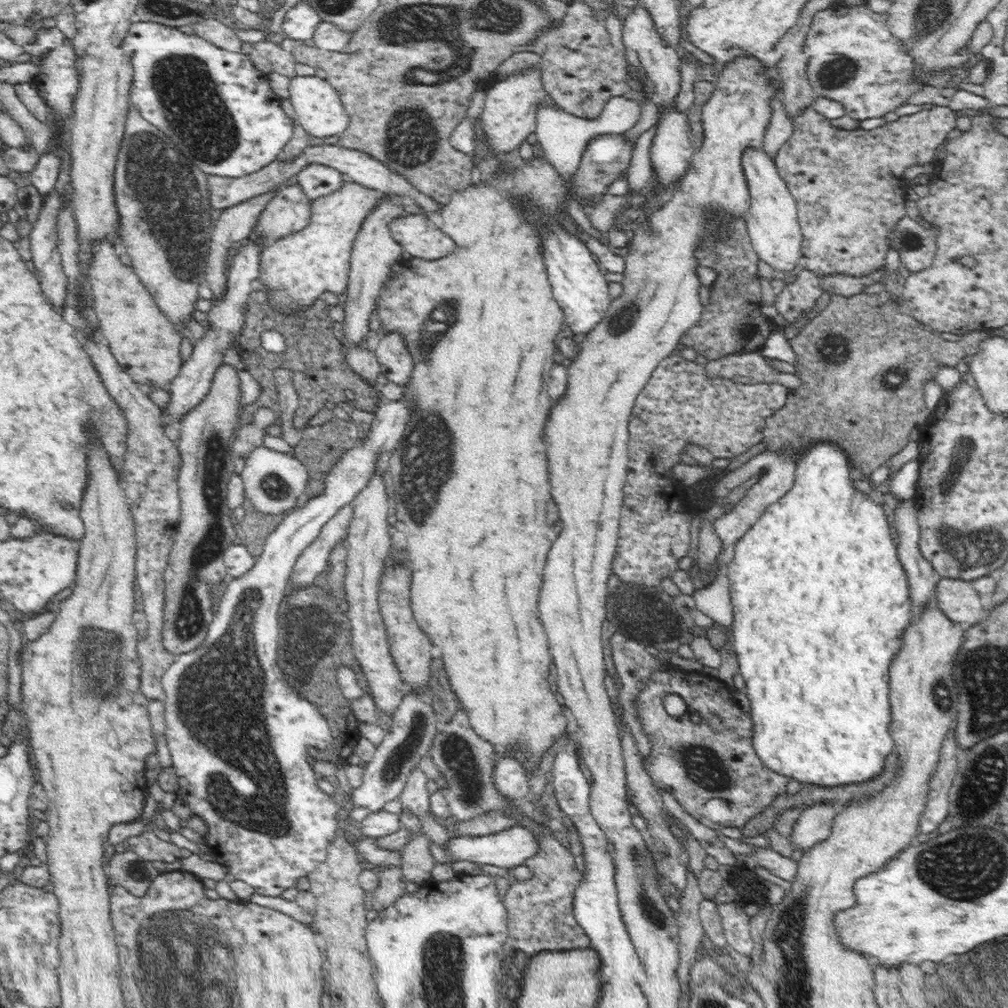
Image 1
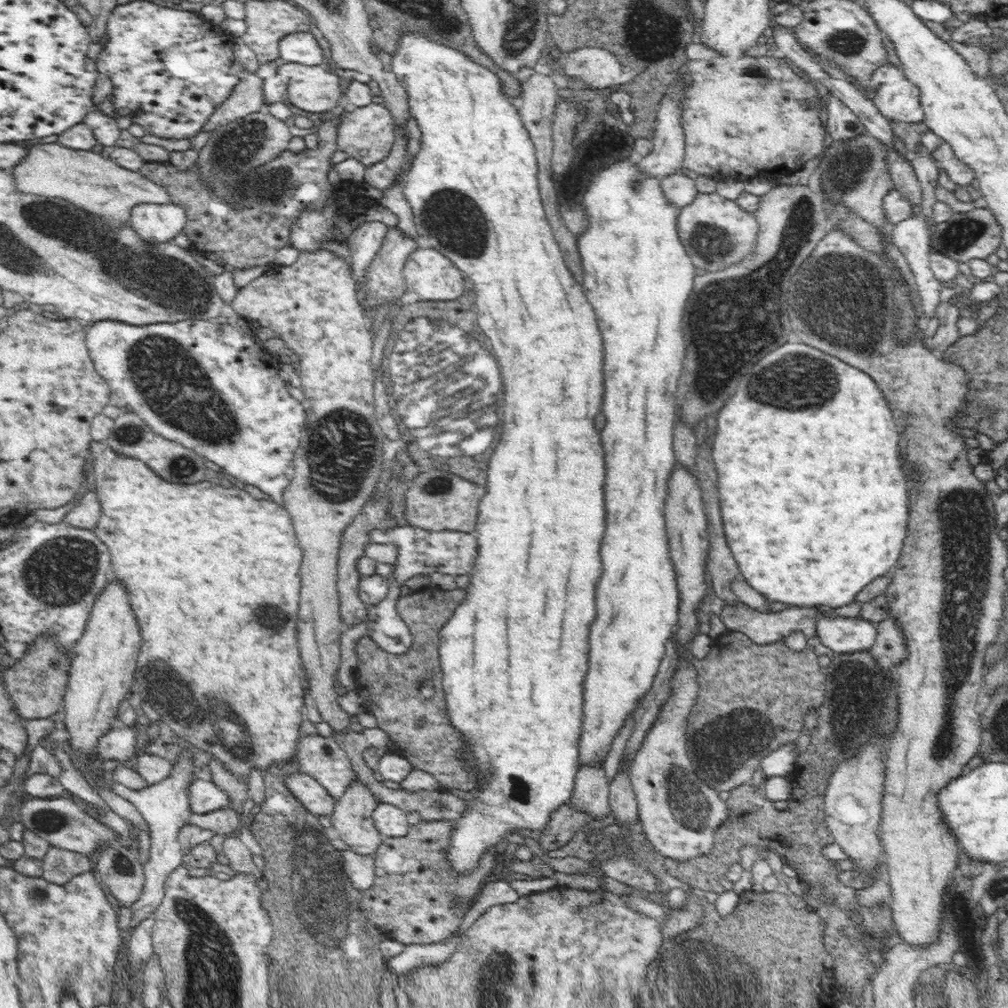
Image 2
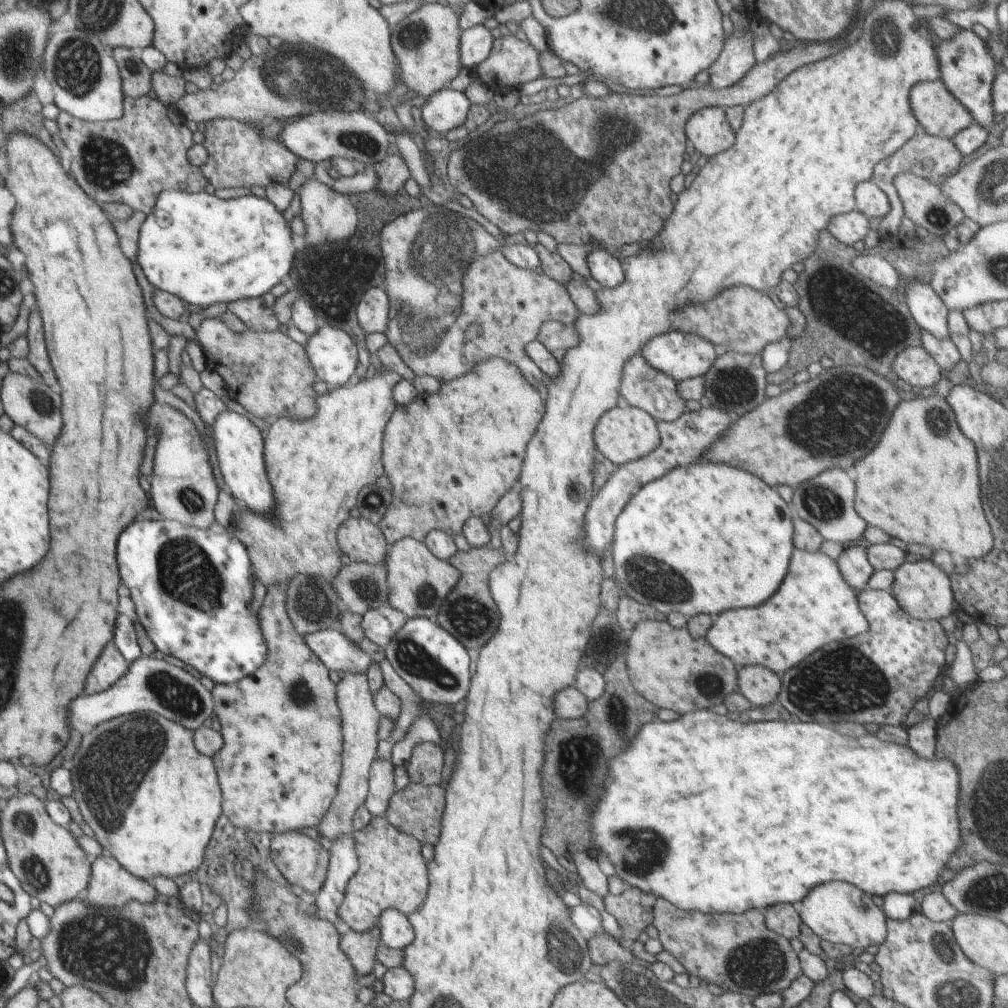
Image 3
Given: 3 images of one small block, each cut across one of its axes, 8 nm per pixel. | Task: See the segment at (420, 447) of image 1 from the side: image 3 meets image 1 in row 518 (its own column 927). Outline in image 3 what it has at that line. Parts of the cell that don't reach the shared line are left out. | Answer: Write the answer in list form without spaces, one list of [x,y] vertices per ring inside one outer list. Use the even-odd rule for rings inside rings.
[[[938,395],[899,402],[876,448],[854,464],[855,511],[891,538],[979,559],[993,549],[995,536],[980,502],[975,444],[962,434],[950,409],[946,399]],[[928,410],[944,412],[946,434],[938,436],[928,428]]]

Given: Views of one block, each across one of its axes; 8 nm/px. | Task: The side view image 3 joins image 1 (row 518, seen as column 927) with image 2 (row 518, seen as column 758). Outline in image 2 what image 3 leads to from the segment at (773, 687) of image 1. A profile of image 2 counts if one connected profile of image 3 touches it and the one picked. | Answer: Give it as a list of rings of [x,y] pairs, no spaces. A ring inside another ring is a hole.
[[[784,344],[764,360],[752,366],[748,374],[742,376],[738,382],[736,394],[726,402],[720,410],[718,418],[718,432],[714,438],[714,462],[718,472],[718,494],[720,494],[720,508],[724,520],[726,540],[737,560],[739,571],[743,579],[770,602],[777,601],[788,607],[816,607],[836,609],[854,602],[856,594],[870,584],[875,578],[880,578],[890,572],[900,558],[906,526],[908,526],[908,488],[904,482],[904,472],[900,466],[900,452],[903,444],[902,436],[892,417],[892,408],[885,400],[877,382],[866,374],[834,356],[825,354],[821,350],[804,344]]]

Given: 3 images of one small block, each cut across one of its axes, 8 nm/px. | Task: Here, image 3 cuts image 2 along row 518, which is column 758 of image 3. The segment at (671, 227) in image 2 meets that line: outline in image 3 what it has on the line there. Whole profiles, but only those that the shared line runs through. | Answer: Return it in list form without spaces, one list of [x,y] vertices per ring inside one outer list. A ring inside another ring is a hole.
[[[795,548],[778,592],[760,606],[728,609],[715,616],[707,632],[708,642],[737,668],[760,665],[782,676],[819,648],[864,634],[869,629],[857,596],[844,580],[836,560],[820,549]]]

